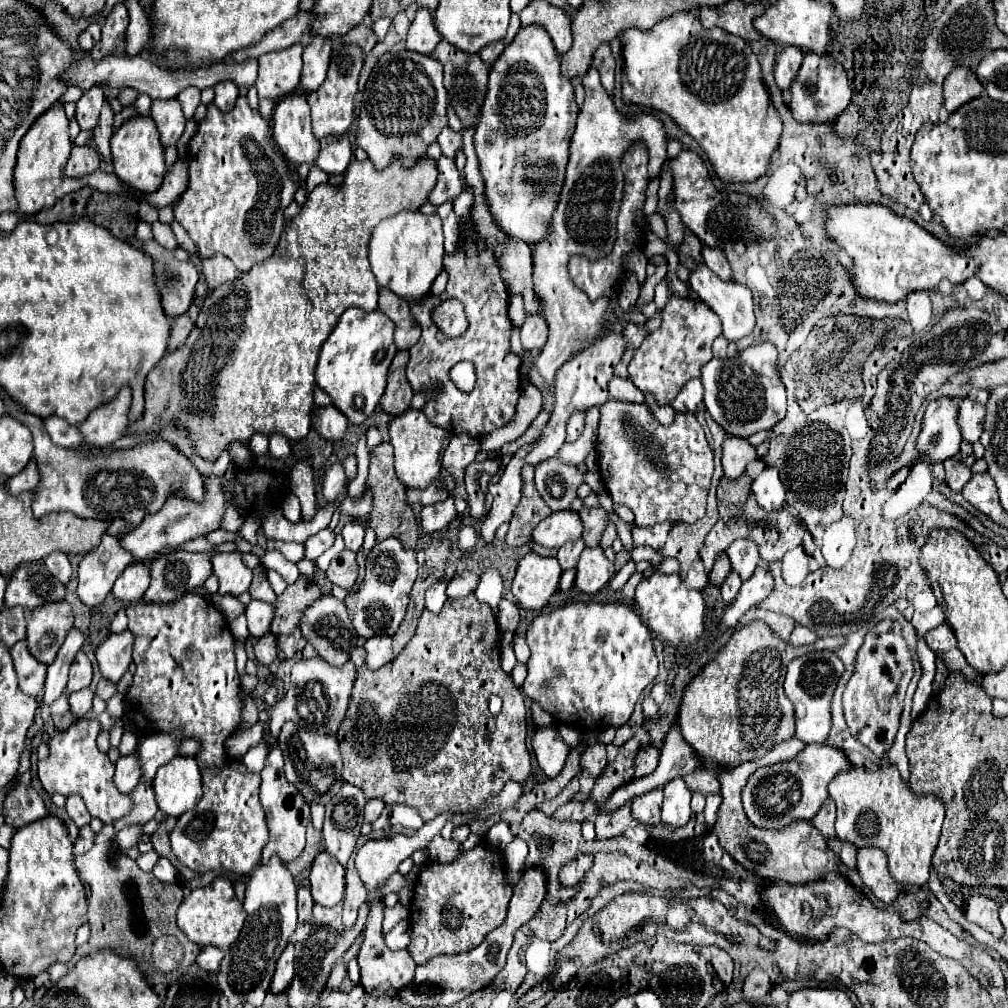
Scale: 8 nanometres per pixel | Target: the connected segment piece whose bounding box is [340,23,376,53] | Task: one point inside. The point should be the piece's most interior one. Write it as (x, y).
(362, 35)

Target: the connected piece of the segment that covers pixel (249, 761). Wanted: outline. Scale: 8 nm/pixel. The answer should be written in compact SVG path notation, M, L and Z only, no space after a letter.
M262 741L258 747L248 749L248 753L242 757L244 767L248 767L248 771L252 771L252 773L260 773L262 767L264 767L264 761L266 761L268 751L270 751L270 747L268 747L266 741Z

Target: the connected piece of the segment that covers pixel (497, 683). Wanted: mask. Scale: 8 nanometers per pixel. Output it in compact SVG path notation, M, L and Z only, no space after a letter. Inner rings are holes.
M474 593L462 597L462 599L448 599L438 615L424 611L418 619L416 635L408 641L404 651L388 665L384 665L378 671L370 671L364 667L360 675L356 677L354 689L352 689L352 701L348 707L348 715L342 721L342 727L338 731L338 743L340 743L340 753L342 753L342 779L354 787L360 787L368 799L382 799L386 805L392 803L402 803L408 807L414 807L424 821L430 821L438 817L440 813L454 811L454 813L466 813L466 811L480 811L488 805L490 799L498 797L498 793L504 789L508 781L516 783L526 783L530 773L532 773L532 763L530 763L530 753L526 749L526 709L524 709L524 699L520 689L514 685L512 677L502 671L500 667L500 629L496 623L494 611L480 603ZM492 695L498 695L502 699L502 711L498 715L492 715L488 711L488 701Z

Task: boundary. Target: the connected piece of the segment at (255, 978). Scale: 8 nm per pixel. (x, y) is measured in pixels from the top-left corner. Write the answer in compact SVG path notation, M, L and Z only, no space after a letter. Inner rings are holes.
M270 859L268 865L258 865L250 875L244 899L246 921L240 937L234 941L220 963L218 987L228 999L230 1007L250 1003L260 1007L262 999L270 989L270 981L276 971L276 961L290 943L290 937L298 925L296 917L296 883L288 873L286 865L278 859Z

